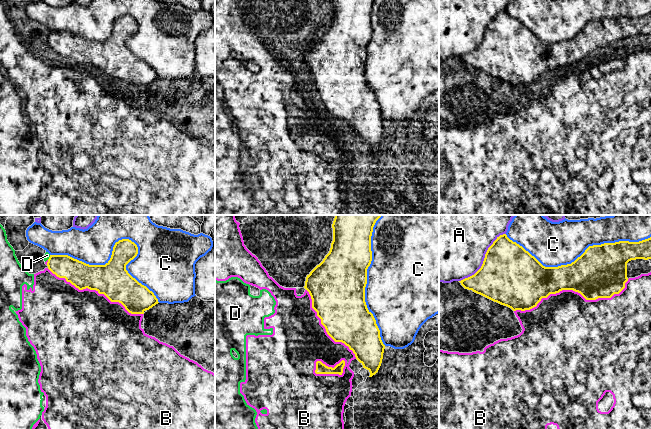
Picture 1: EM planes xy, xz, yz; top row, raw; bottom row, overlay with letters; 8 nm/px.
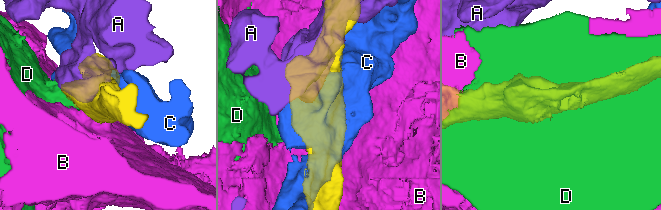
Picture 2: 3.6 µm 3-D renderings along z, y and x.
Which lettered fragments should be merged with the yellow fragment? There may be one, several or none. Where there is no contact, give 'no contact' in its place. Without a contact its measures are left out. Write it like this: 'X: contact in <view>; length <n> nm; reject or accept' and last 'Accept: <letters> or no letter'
A: contact in yz; length 550 nm; reject
B: contact in yz; length 950 nm; reject
C: contact in xy; length 950 nm; reject
D: contact in xy; length 50 nm; reject
Accept: no letter

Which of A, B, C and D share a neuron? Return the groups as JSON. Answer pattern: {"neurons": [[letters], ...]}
{"neurons": [["A"], ["B", "D"], ["C"]]}

